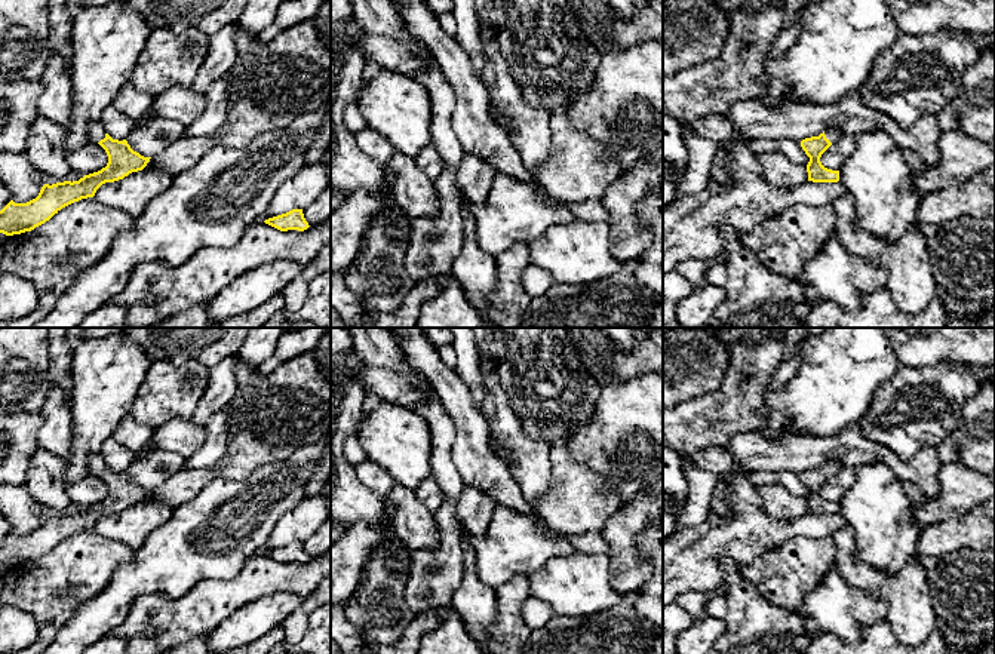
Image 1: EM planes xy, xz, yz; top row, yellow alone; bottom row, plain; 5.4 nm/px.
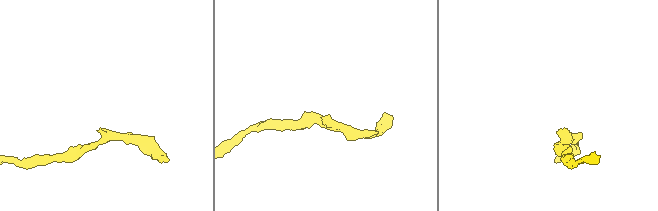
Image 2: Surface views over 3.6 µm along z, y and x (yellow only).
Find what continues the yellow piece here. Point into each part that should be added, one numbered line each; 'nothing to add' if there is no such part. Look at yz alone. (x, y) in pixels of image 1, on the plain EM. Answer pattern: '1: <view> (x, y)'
1: yz (832, 466)

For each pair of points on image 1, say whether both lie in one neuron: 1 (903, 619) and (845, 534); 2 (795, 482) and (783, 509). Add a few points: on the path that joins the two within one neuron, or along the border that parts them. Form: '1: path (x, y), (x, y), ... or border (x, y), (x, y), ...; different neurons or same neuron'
1: path (890, 595), (878, 583), (860, 574), (847, 558); same neuron
2: border (757, 487), (780, 485), (794, 494); different neurons

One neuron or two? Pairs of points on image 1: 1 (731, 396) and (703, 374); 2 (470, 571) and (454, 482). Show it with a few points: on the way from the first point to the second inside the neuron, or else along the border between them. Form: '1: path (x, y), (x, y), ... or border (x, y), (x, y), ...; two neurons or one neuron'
1: border (730, 352), (722, 384), (690, 402); two neurons
2: border (461, 528), (463, 531); two neurons

